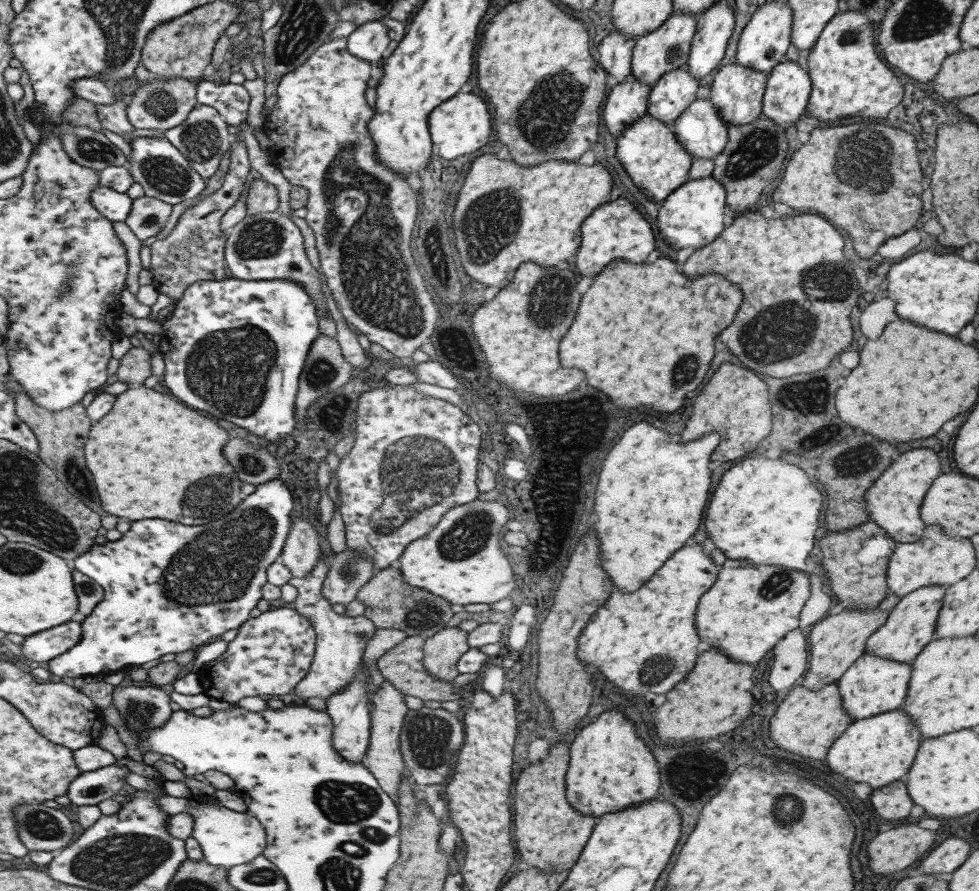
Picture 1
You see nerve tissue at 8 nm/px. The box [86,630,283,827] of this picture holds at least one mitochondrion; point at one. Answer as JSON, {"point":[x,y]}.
{"point":[143,712]}

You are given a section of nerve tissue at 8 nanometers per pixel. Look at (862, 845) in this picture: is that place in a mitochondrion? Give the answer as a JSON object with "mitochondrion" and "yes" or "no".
{"mitochondrion":"no"}

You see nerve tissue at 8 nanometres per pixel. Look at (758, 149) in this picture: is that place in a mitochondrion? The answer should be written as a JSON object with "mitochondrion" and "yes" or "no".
{"mitochondrion":"yes"}

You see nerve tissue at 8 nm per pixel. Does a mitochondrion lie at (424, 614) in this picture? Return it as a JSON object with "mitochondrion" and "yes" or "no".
{"mitochondrion":"yes"}

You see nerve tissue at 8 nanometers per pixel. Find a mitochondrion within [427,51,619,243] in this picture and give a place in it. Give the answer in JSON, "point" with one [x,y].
{"point":[543,120]}

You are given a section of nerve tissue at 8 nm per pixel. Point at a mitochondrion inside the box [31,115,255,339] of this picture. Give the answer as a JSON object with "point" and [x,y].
{"point":[168,175]}

